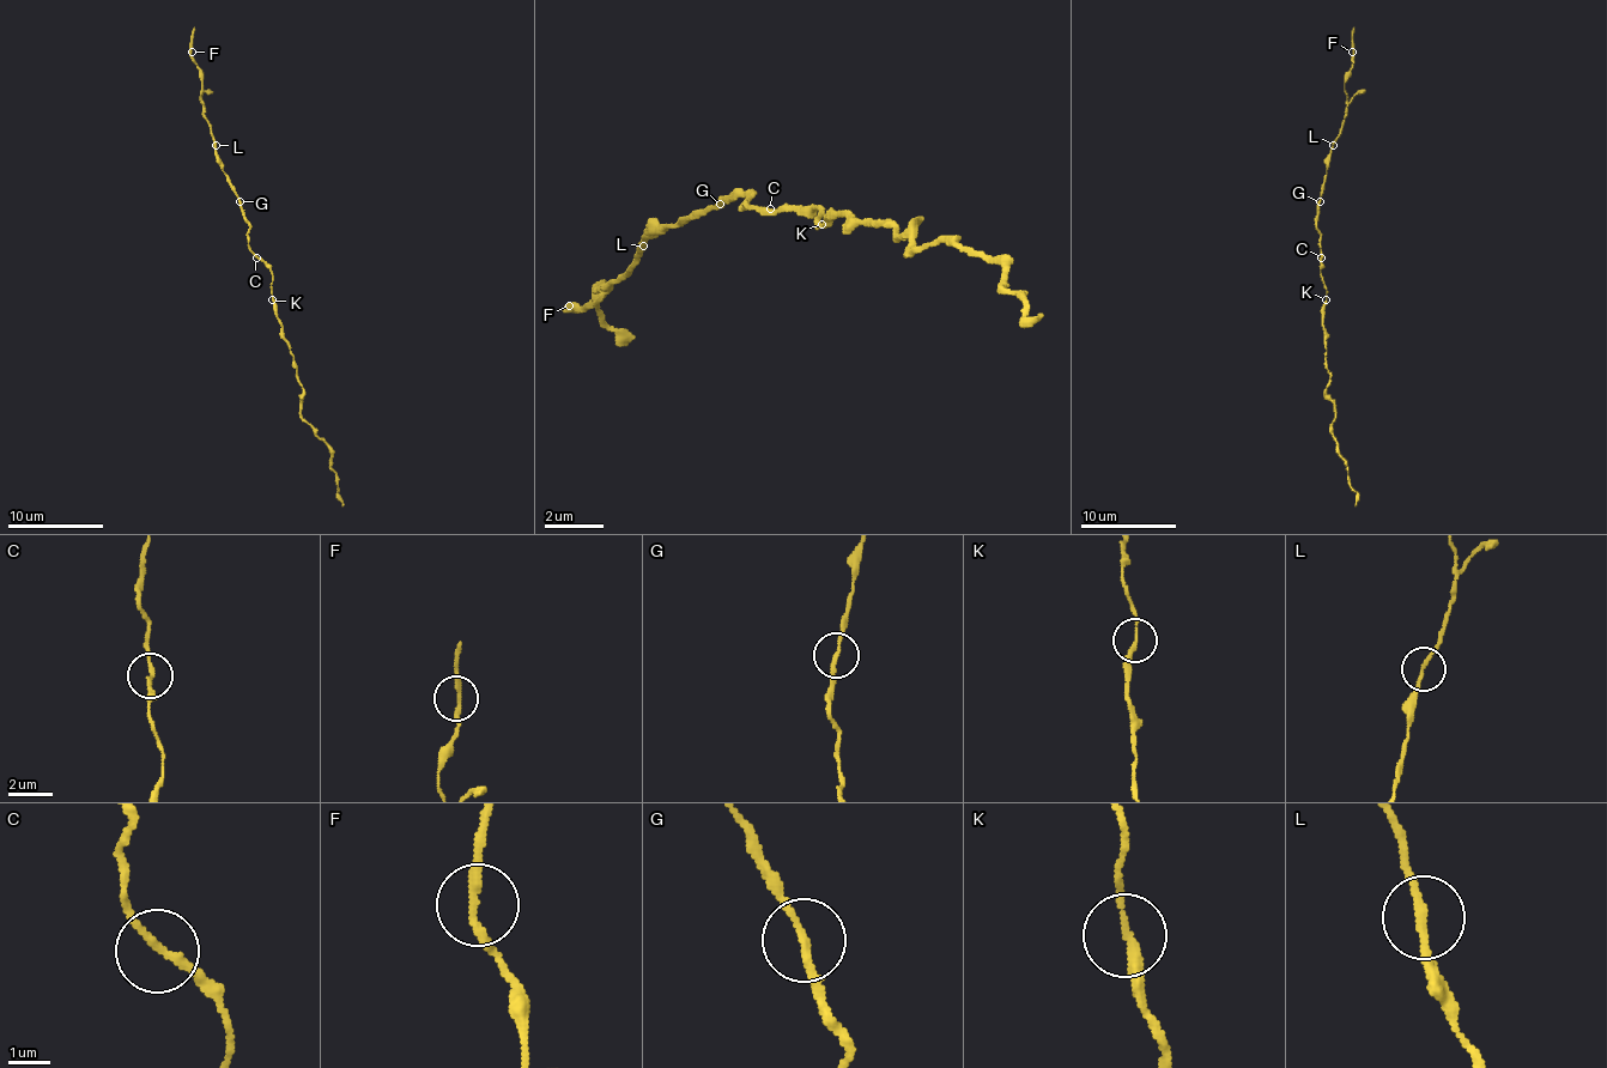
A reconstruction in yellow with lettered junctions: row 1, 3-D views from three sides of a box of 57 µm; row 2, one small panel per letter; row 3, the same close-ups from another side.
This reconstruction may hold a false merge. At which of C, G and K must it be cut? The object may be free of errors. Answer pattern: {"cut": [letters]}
{"cut": ["G"]}

